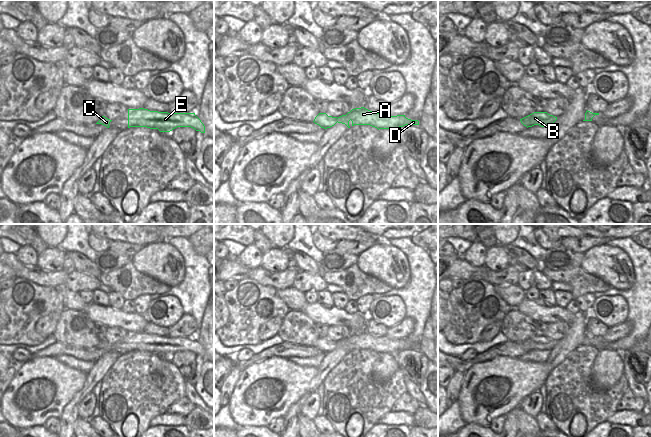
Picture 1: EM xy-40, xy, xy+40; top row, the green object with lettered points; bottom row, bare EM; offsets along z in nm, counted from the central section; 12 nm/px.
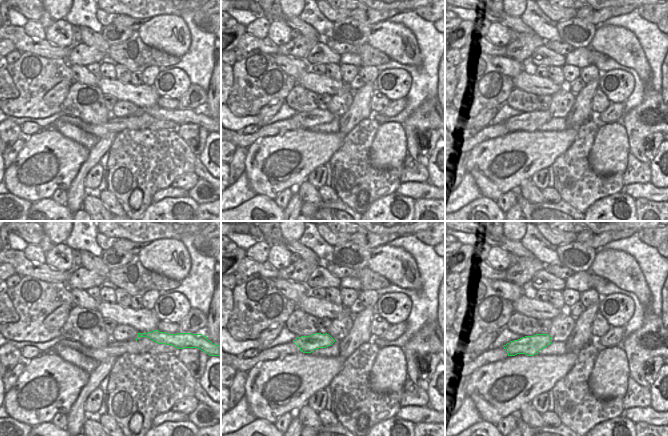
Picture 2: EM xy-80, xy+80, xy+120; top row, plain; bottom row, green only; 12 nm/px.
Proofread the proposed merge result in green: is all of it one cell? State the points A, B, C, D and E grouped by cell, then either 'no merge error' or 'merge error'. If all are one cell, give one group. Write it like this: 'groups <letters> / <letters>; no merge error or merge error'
groups A B C D E; no merge error

